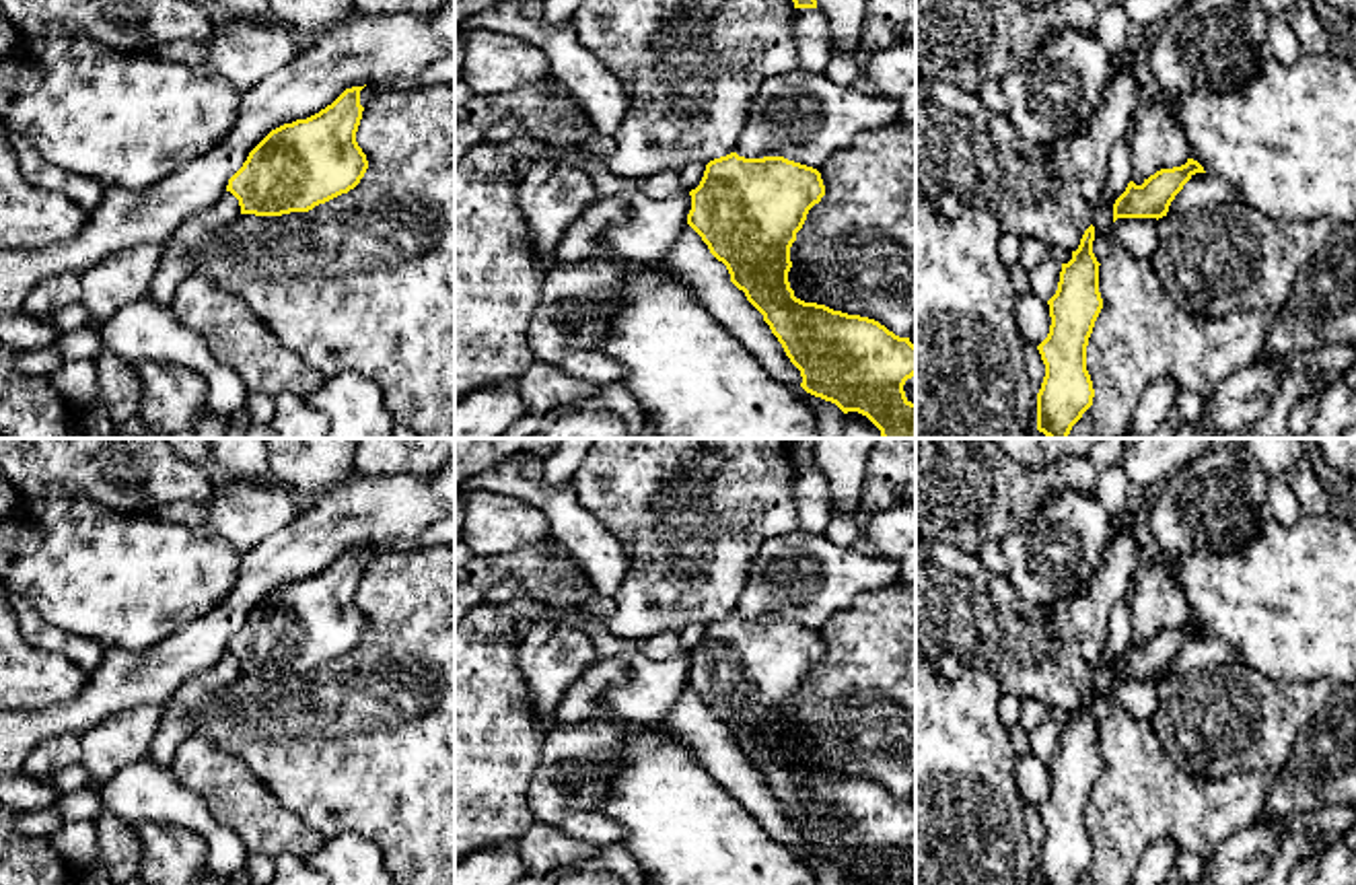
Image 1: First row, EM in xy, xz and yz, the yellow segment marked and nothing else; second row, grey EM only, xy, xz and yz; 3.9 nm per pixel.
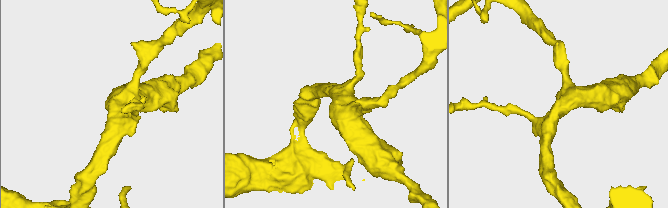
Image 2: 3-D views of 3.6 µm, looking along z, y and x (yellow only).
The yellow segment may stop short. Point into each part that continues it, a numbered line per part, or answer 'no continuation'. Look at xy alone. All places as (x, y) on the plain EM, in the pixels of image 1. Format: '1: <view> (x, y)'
no continuation

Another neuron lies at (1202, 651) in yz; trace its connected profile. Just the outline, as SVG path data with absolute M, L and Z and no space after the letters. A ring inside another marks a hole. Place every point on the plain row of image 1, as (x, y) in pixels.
M1196 634L1175 657L1167 675L1210 669L1237 659L1233 646L1208 634Z

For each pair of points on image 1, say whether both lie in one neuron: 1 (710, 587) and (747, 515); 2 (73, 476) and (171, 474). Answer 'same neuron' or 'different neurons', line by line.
1: same neuron
2: same neuron

